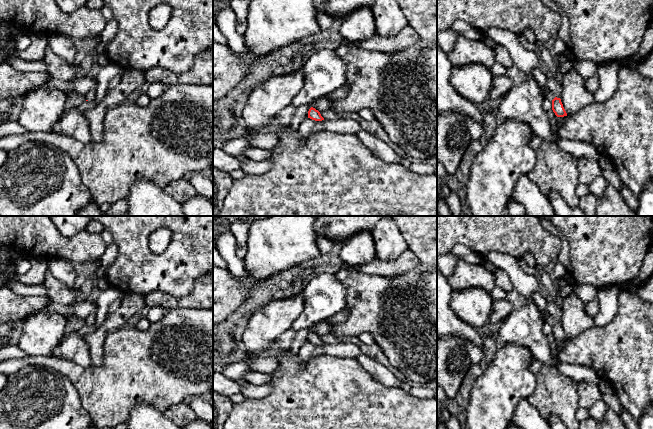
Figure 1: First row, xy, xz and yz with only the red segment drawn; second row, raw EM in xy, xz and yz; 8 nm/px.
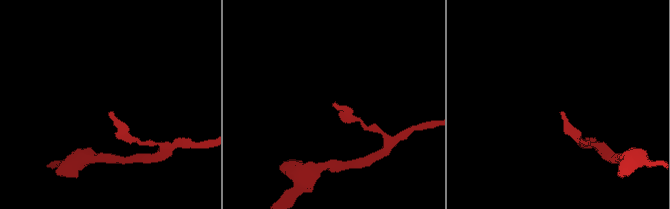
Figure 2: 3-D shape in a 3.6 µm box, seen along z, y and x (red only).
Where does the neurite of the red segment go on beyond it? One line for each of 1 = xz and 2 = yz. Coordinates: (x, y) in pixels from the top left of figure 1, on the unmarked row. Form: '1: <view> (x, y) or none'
1: none
2: none

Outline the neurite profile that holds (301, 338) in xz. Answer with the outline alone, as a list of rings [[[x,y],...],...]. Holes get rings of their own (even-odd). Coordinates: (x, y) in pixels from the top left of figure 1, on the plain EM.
[[[318,324],[312,325],[307,329],[303,329],[297,332],[294,340],[292,341],[290,351],[294,354],[298,354],[300,347],[308,342],[309,333],[317,326]]]

